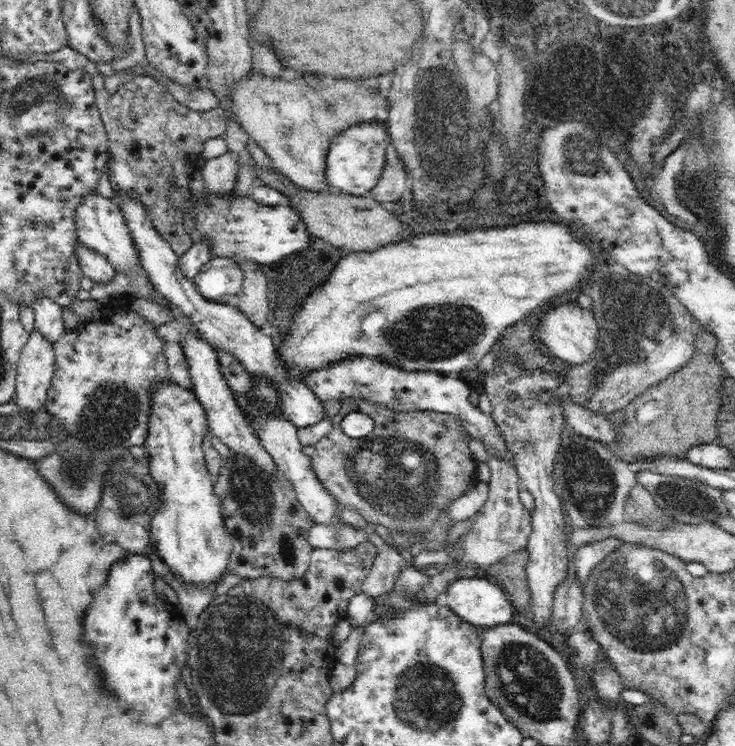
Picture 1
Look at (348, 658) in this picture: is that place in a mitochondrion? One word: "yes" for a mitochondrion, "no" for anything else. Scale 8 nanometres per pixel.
no

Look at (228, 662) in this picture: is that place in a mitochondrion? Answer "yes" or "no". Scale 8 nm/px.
yes

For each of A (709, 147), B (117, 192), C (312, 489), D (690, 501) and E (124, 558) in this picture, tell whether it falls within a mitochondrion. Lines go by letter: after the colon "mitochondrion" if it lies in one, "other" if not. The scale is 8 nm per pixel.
A: mitochondrion
B: other
C: other
D: mitochondrion
E: other

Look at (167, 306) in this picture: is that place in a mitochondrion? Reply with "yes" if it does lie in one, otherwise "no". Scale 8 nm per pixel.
no

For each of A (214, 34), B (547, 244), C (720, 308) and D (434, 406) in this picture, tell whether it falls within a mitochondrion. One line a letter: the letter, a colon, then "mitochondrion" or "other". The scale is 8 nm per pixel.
A: other
B: other
C: other
D: other

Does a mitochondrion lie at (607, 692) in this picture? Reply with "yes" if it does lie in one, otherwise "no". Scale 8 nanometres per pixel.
no

